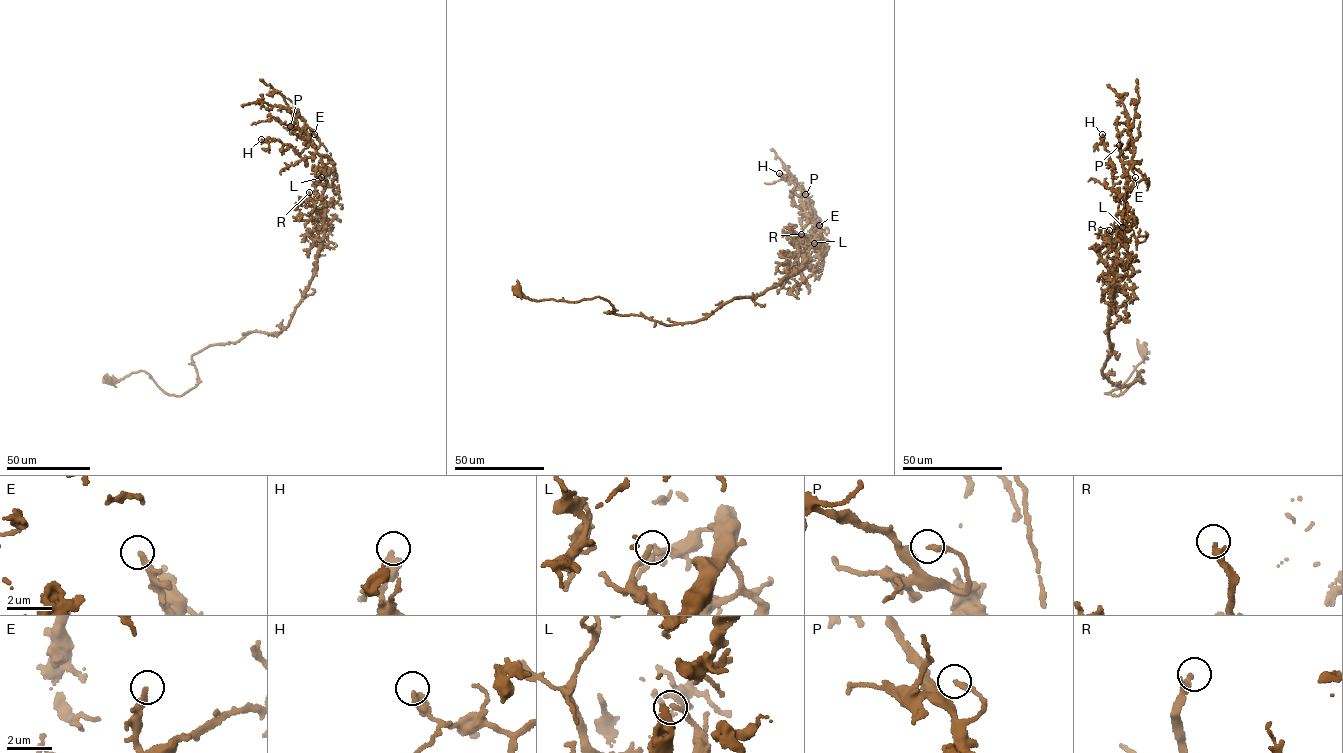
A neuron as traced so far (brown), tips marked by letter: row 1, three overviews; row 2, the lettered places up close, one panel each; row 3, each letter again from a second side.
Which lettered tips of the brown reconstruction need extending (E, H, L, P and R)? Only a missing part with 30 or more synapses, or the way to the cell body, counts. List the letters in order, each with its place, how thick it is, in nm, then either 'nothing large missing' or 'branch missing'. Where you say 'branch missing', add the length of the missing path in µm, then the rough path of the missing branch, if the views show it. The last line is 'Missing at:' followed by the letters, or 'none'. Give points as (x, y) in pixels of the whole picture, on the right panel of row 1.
E: place (1135, 177); calibre 280 nm; nothing large missing
H: place (1102, 134); calibre 360 nm; nothing large missing
L: place (1122, 227); calibre 220 nm; nothing large missing
P: place (1119, 145); calibre 200 nm; nothing large missing
R: place (1109, 230); calibre 320 nm; branch missing; missing 25 µm; course (1109, 230), (1110, 219), (1104, 206), (1114, 203)
Missing at: R

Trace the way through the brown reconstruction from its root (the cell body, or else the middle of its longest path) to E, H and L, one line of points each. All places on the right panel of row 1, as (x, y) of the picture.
E: (1142, 351), (1105, 394), (1142, 370), (1143, 381), (1122, 387), (1102, 371), (1135, 177)
H: (1142, 351), (1105, 394), (1143, 371), (1122, 387), (1102, 373), (1125, 200), (1102, 134)
L: (1142, 351), (1147, 359), (1105, 394), (1119, 396), (1142, 370), (1143, 381), (1122, 387), (1102, 372), (1122, 227)

